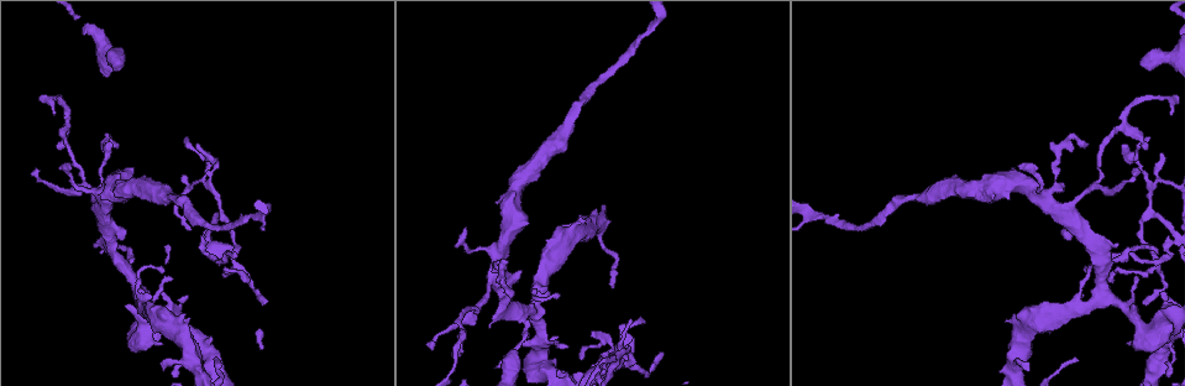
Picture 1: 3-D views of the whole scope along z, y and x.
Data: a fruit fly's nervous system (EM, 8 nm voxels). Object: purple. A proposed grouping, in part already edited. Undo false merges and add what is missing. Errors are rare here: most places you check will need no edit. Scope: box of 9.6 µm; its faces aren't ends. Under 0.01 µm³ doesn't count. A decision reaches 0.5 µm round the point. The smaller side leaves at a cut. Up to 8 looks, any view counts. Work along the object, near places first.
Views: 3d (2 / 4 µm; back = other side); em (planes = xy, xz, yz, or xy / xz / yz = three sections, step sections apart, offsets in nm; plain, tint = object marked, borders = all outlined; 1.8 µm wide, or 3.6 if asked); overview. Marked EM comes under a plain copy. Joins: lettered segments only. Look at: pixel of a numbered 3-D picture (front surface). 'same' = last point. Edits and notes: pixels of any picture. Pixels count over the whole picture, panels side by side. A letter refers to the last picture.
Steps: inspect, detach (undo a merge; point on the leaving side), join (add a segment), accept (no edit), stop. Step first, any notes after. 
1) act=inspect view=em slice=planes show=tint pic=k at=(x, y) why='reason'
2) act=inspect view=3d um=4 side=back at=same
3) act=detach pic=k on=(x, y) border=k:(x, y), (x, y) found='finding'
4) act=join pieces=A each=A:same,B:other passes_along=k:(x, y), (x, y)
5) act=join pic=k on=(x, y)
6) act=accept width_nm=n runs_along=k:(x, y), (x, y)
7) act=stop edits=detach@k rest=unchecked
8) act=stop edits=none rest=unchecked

act=inspect view=em slice=planes show=tint pic=1 at=(1045, 202) why='four arms meet'

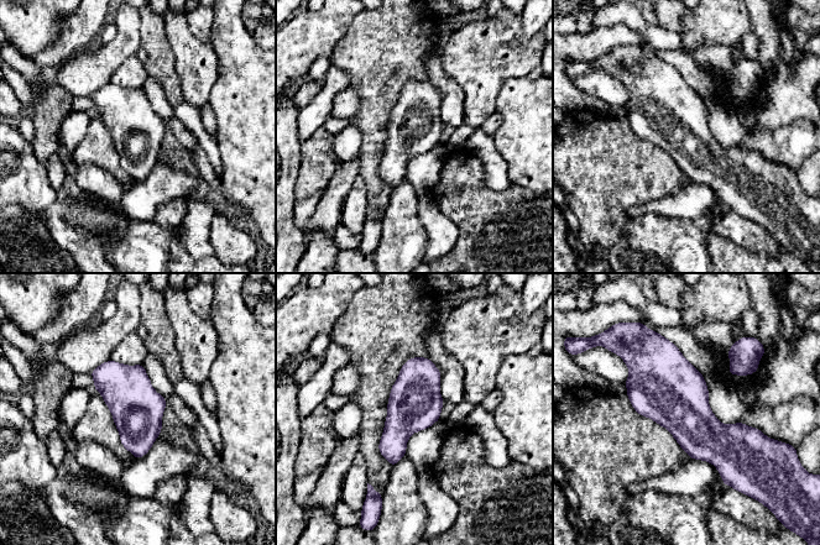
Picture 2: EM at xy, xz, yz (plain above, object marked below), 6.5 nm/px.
act=inspect view=em slice=planes show=borders at=same why='see the neighbours'

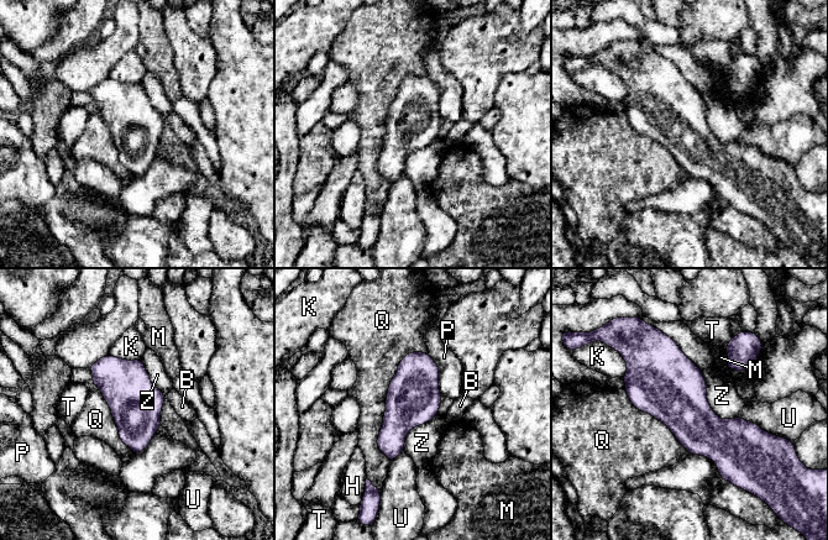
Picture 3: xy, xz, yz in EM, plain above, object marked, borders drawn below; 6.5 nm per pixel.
act=accept each=B:other,H:other,K:other,M:other,P:other,Q:other,T:other,U:other,Z:other found='one neuron here'

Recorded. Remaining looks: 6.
act=inspect view=em slice=yz step=4 show=tint pic=1 at=(539, 356) why='abrupt turn'

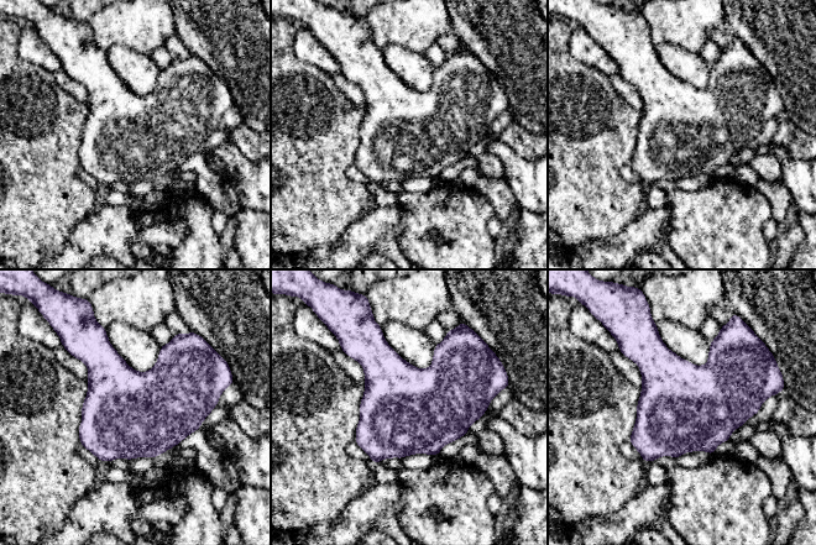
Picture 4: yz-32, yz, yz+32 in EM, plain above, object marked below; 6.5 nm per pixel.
act=inspect view=em slice=xz step=4 show=borders at=same why='another direction'

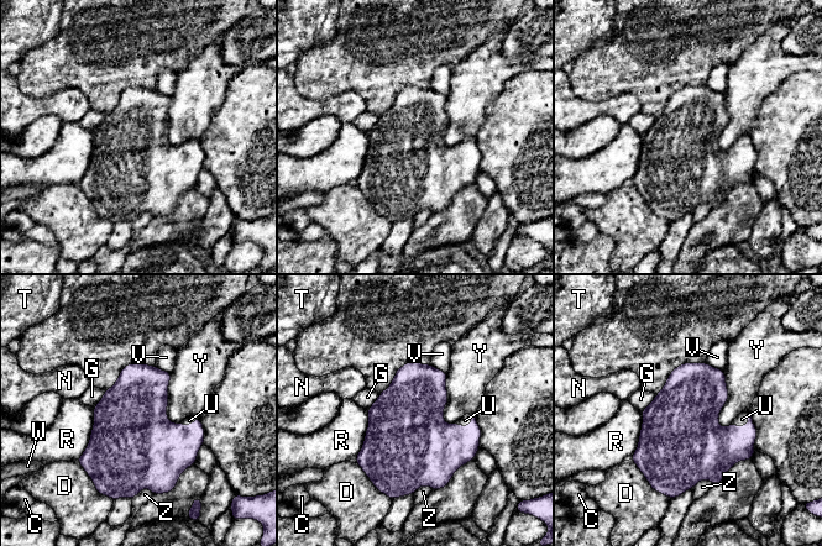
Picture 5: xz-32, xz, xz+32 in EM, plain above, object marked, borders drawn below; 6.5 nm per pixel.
act=join pieces=U width_nm=500 each=C:other,D:other,G:other,N:other,R:other,T:other,U:same,V:other,W:other,Y:other,Z:other passes_along=5:(436, 450), (466, 426), (465, 420) found='it goes on there'

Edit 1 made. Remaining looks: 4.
act=inspect view=3d um=4 pic=1 at=(139, 281) why='thick end'

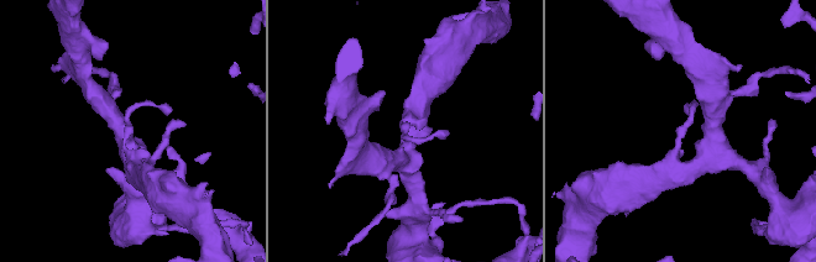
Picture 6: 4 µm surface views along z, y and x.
act=inspect view=em um=3.6 slice=planes show=tint pic=6 at=(678, 127) why='need the tissue'

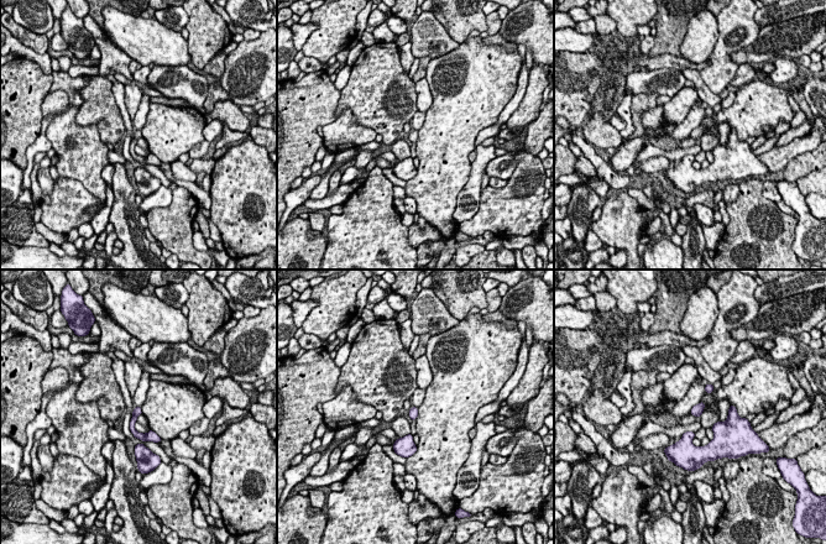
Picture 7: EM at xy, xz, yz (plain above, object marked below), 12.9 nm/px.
act=inspect view=em um=3.6 slice=planes show=borders at=same why='see the neighbours'

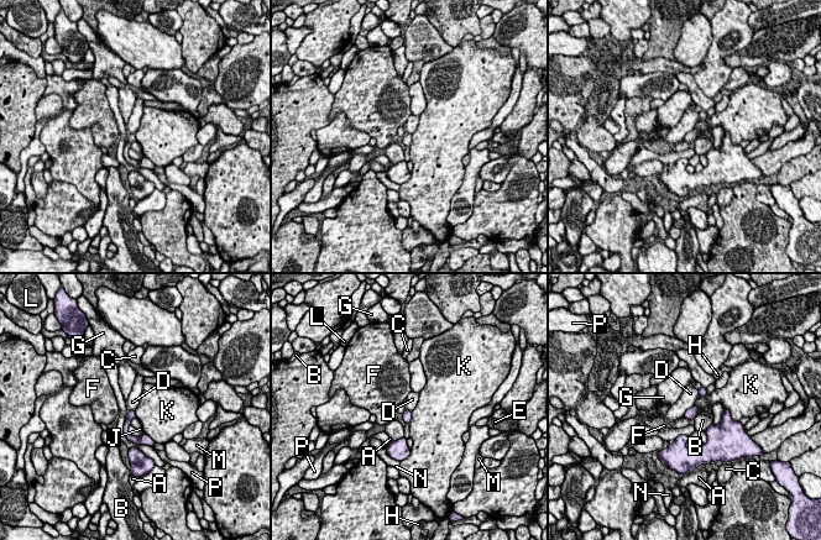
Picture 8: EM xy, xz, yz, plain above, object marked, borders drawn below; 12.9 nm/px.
act=accept each=A:other,B:other,C:other,D:other,E:other,F:other,G:other,H:other,J:other,K:other,L:other,M:other,N:other,P:other runs_along=8:(130, 413), (126, 433), (150, 442) found='none of them fits'

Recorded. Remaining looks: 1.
act=stop edits=join@5 rest=unchecked

